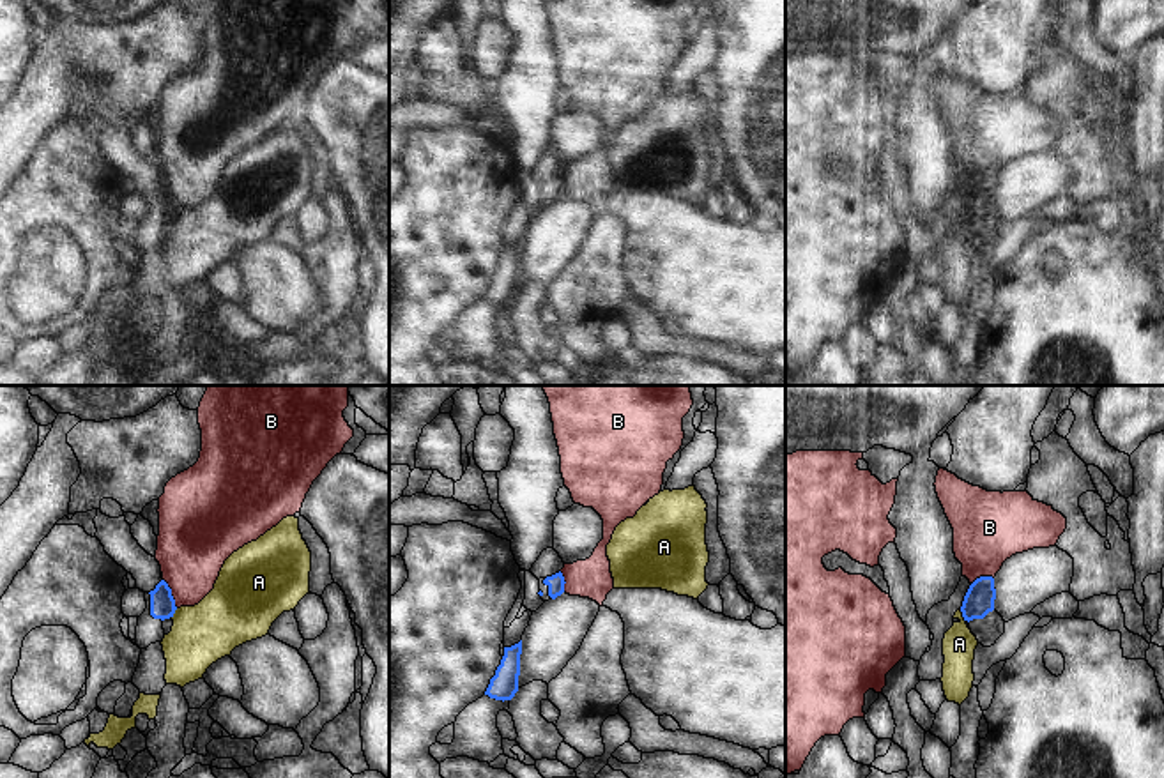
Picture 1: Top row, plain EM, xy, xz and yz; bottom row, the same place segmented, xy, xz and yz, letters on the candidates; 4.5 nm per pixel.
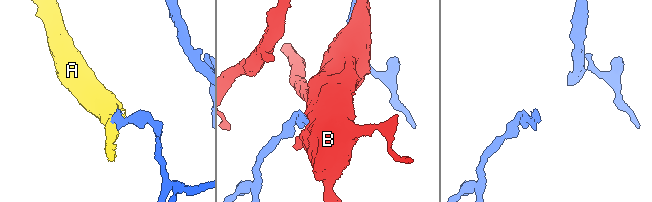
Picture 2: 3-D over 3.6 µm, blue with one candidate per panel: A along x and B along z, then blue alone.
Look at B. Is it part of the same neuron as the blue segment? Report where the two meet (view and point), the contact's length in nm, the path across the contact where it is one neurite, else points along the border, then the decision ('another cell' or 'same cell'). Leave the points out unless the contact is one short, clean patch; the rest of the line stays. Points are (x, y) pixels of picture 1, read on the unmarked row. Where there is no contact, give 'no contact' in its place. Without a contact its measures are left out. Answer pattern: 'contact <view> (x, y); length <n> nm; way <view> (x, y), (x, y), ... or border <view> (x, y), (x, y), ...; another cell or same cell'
contact xy (170, 197); length 150 nm; border xy (163, 183), (177, 211); another cell

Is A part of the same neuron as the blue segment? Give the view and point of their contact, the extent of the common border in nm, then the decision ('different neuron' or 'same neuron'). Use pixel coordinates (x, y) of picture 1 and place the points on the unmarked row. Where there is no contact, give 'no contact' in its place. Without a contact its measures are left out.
meets blue in yz at (963, 220); contact 60 nm long; different neuron

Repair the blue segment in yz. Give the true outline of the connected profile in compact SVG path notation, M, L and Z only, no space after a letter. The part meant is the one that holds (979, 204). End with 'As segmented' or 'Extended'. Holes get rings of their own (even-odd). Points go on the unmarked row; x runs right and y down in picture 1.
M992 180L976 182L962 205L961 216L964 225L984 223L989 216L994 214L996 193Z. As segmented

